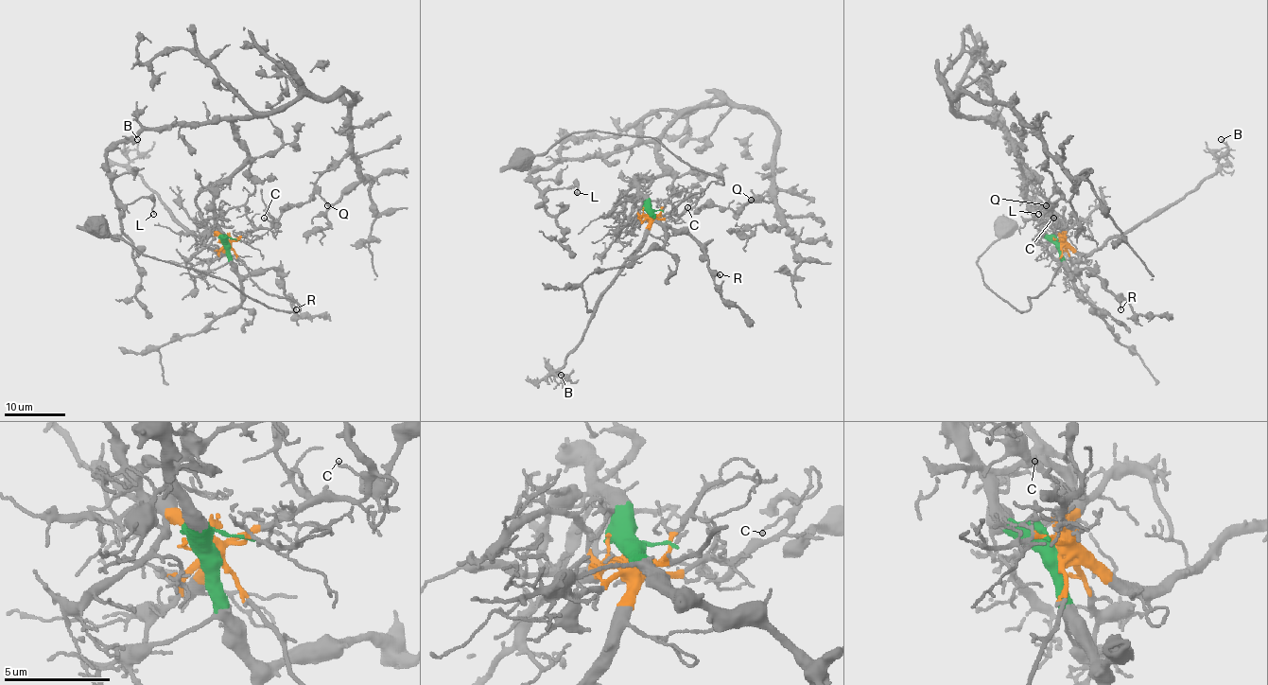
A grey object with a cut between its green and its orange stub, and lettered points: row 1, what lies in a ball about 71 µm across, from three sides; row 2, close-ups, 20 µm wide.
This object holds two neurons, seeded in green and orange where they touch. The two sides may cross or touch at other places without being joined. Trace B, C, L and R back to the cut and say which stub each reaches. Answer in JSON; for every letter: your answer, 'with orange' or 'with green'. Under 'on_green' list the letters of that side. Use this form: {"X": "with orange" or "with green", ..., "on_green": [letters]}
{"B": "with orange", "C": "with orange", "L": "with green", "R": "with green", "on_green": ["L", "R"]}

